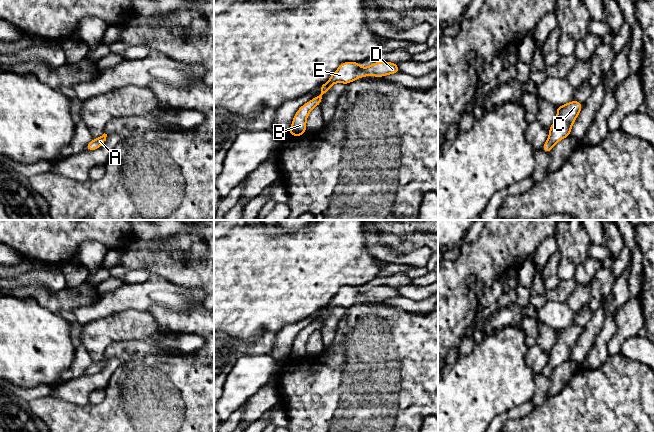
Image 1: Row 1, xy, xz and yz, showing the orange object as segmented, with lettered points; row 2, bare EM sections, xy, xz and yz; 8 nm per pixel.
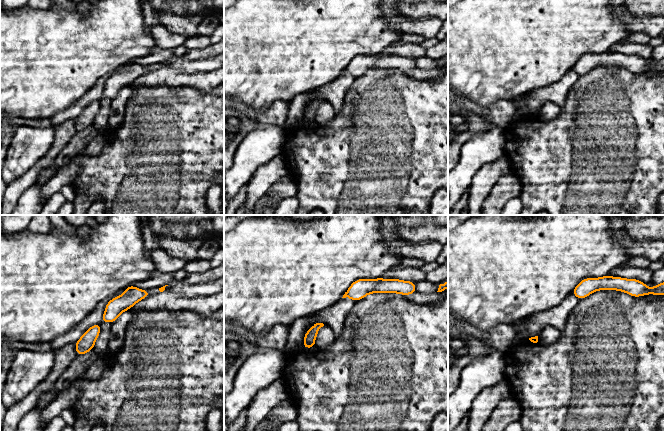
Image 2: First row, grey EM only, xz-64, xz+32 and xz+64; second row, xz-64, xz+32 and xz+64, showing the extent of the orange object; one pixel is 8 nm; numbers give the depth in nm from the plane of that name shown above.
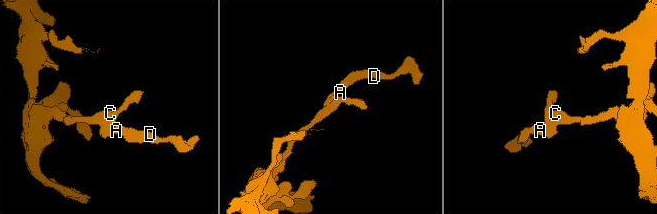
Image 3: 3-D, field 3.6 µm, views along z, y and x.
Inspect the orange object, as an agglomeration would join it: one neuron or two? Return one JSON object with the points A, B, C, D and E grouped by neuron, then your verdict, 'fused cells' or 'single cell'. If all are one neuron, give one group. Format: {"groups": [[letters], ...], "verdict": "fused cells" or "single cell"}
{"groups": [["A", "B", "C", "D", "E"]], "verdict": "single cell"}

